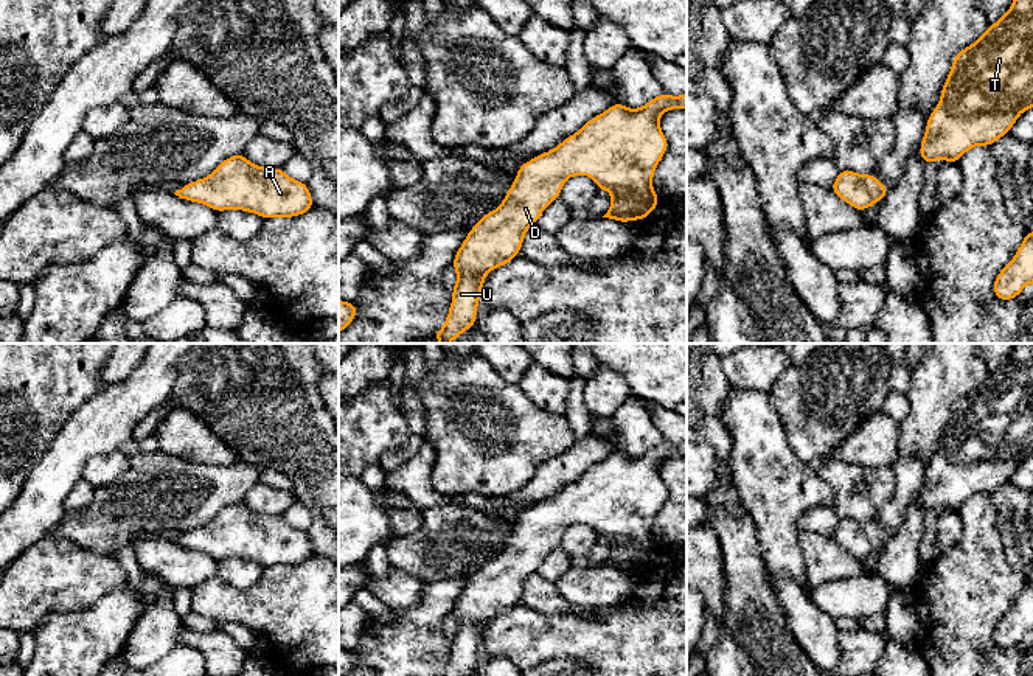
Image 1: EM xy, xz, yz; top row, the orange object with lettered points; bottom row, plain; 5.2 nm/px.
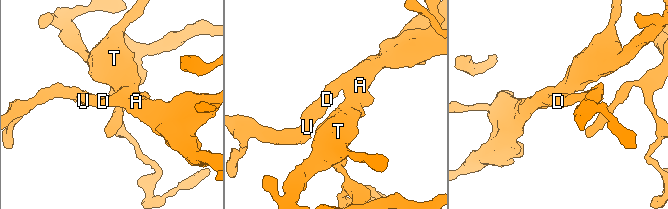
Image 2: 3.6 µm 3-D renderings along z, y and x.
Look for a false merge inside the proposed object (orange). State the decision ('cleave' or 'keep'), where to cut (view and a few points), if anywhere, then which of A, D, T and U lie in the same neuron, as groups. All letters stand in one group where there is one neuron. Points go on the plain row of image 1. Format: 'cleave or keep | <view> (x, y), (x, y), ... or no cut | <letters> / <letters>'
keep | no cut | A D T U

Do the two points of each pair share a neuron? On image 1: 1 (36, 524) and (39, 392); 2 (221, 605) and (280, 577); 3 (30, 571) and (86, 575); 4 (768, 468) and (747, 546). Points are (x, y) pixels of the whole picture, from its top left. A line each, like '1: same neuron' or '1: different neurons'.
1: different neurons
2: same neuron
3: same neuron
4: different neurons

